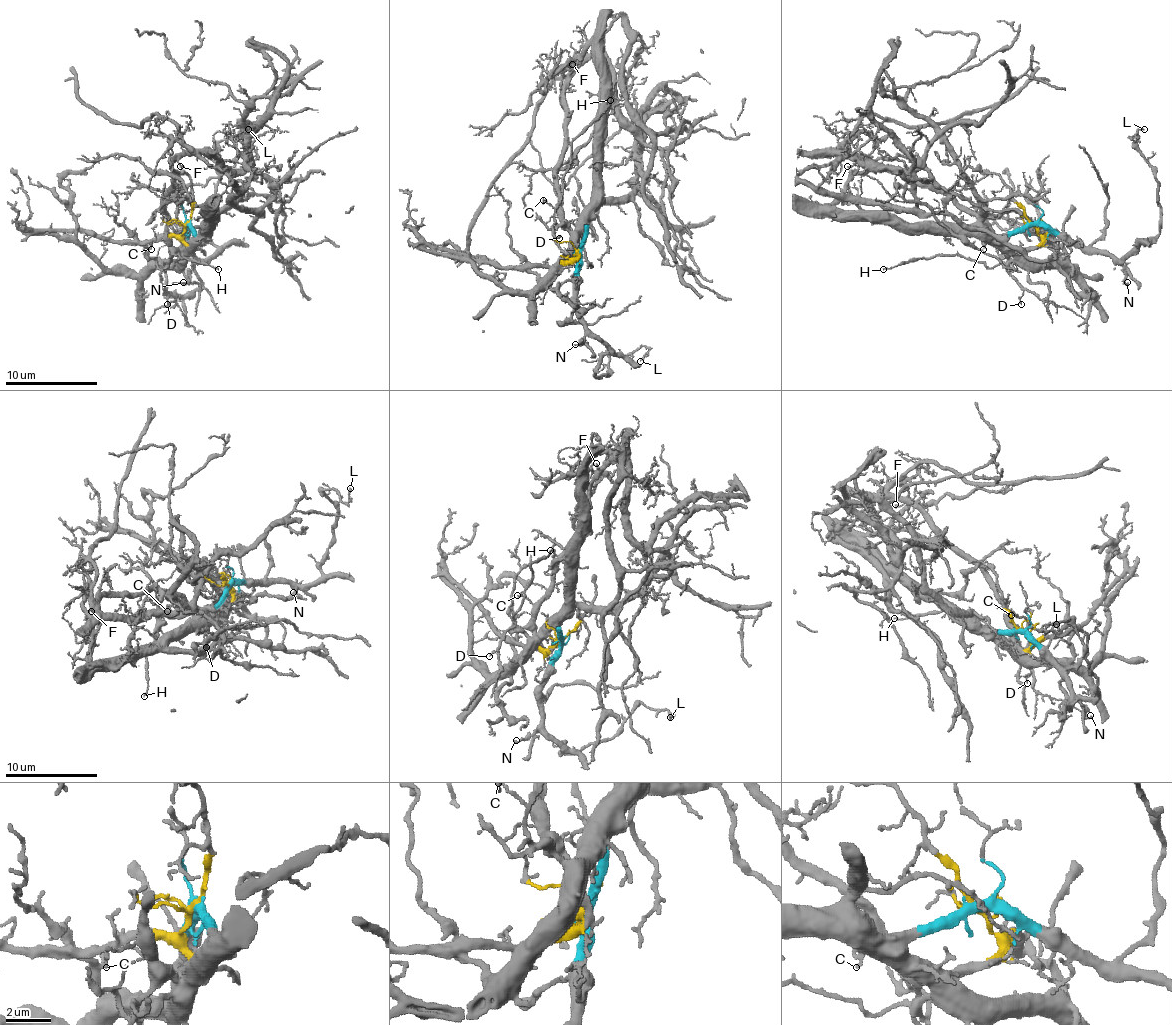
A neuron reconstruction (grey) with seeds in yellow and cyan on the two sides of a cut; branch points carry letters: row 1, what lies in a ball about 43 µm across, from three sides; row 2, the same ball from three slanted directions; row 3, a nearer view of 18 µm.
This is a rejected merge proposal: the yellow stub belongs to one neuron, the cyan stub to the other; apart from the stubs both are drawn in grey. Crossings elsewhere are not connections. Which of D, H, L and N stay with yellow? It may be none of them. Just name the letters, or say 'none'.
D, H

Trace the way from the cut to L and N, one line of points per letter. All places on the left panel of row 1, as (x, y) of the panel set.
L: (187, 224), (185, 247), (208, 258), (217, 249), (203, 233), (217, 143), (254, 138), (247, 129)
N: (187, 224), (185, 247), (192, 268), (190, 282), (183, 282)

